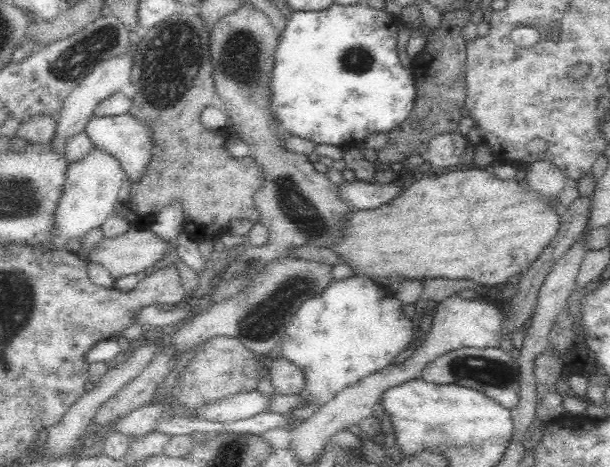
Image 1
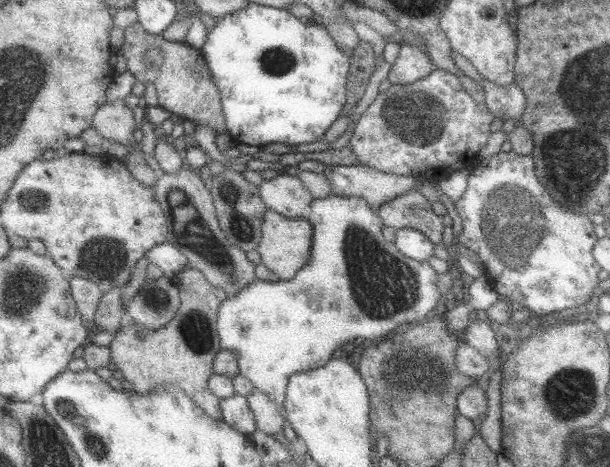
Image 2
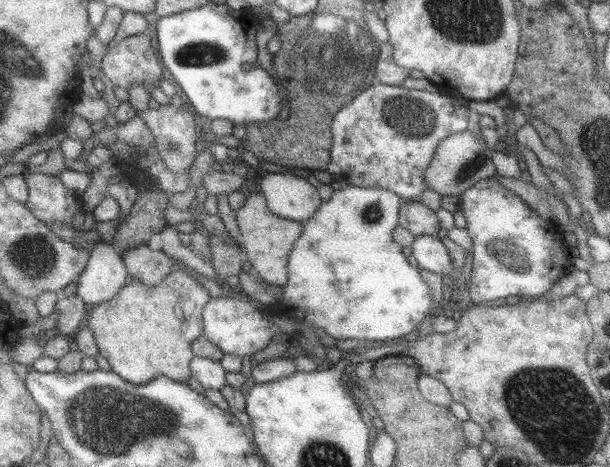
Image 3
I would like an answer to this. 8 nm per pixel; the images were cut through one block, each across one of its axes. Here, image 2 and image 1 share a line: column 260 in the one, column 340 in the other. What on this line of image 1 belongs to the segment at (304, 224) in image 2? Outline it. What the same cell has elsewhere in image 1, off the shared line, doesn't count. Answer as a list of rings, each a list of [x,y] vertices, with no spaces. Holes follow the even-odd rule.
[[[488,168],[458,170],[444,173],[440,176],[426,175],[420,180],[416,180],[410,184],[408,188],[397,194],[388,204],[372,210],[357,210],[357,214],[353,216],[353,235],[341,244],[341,247],[333,250],[342,253],[348,260],[355,272],[365,276],[374,277],[390,277],[391,275],[411,276],[414,278],[451,278],[452,280],[472,280],[476,284],[484,286],[494,286],[501,284],[513,274],[524,273],[527,271],[533,262],[538,260],[538,257],[544,252],[544,249],[552,242],[552,239],[560,230],[562,219],[566,212],[566,207],[561,204],[561,193],[544,193],[529,183],[528,176],[524,179],[515,180],[514,178],[500,178],[495,171]]]

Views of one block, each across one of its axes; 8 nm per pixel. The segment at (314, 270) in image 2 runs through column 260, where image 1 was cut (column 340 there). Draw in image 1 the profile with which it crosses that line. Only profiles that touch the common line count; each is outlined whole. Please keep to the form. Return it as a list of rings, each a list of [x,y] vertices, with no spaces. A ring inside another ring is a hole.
[[[363,274],[338,279],[321,294],[320,298],[303,302],[287,324],[279,345],[284,357],[306,372],[308,384],[303,394],[322,397],[322,401],[326,402],[342,388],[391,365],[392,358],[406,350],[414,340],[414,320],[406,316],[402,306],[401,300],[385,297],[384,292],[374,284],[373,278]]]

